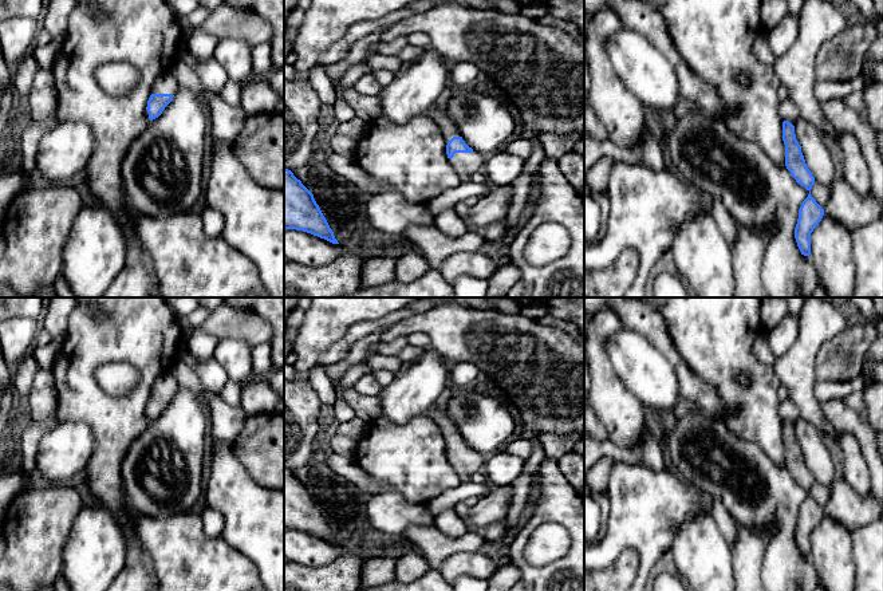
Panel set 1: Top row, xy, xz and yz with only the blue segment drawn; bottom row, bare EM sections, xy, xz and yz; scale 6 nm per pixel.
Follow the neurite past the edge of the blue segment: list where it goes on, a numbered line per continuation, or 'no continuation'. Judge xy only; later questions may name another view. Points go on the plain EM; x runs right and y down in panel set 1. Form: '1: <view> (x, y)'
1: xy (166, 383)

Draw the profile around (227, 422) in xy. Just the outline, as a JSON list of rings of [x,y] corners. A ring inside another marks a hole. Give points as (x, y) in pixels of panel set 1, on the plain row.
[[[177,359],[170,373],[177,379],[180,387],[192,390],[208,403],[213,442],[220,446],[233,445],[248,418],[243,409],[229,406],[220,393],[205,390],[200,385],[197,375],[181,359]]]

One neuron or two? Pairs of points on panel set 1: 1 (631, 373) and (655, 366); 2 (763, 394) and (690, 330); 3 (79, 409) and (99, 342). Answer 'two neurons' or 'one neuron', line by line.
1: one neuron
2: one neuron
3: one neuron

